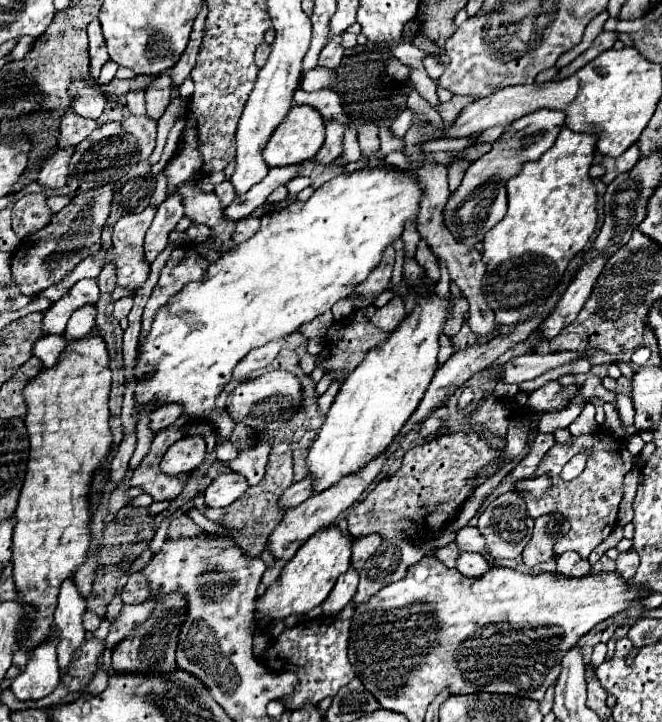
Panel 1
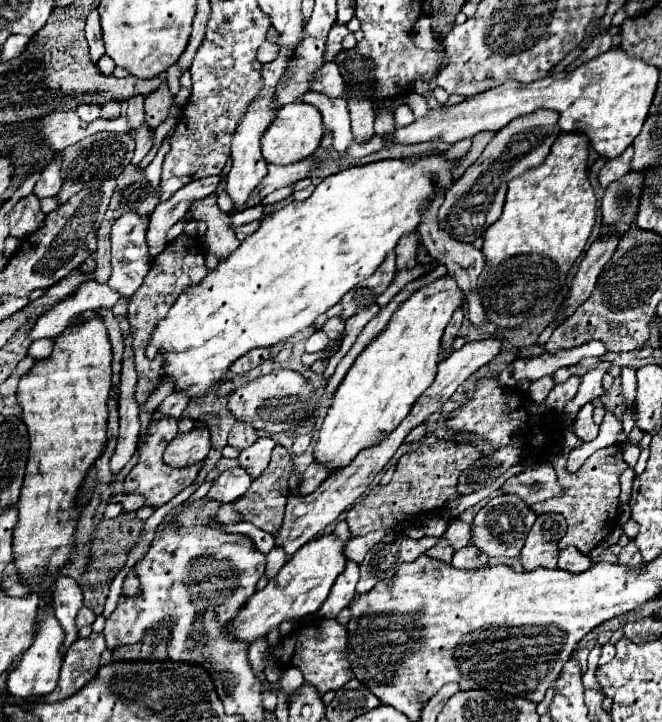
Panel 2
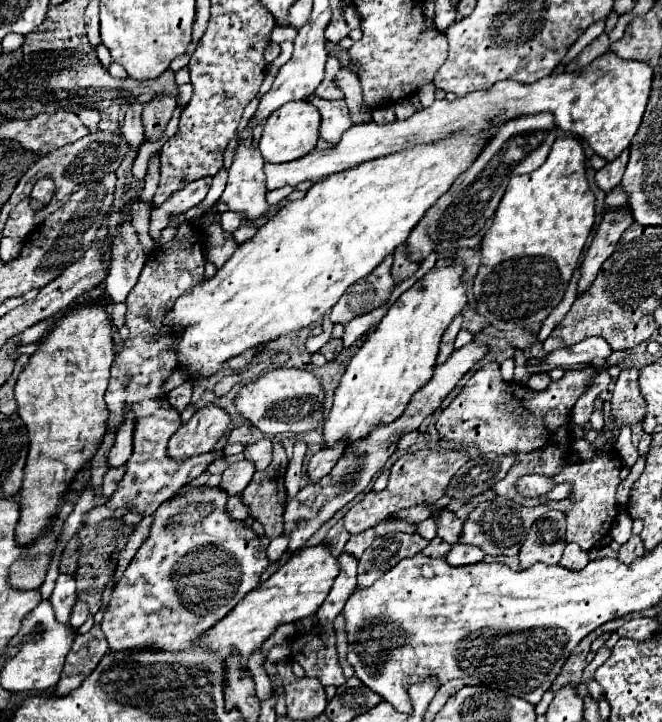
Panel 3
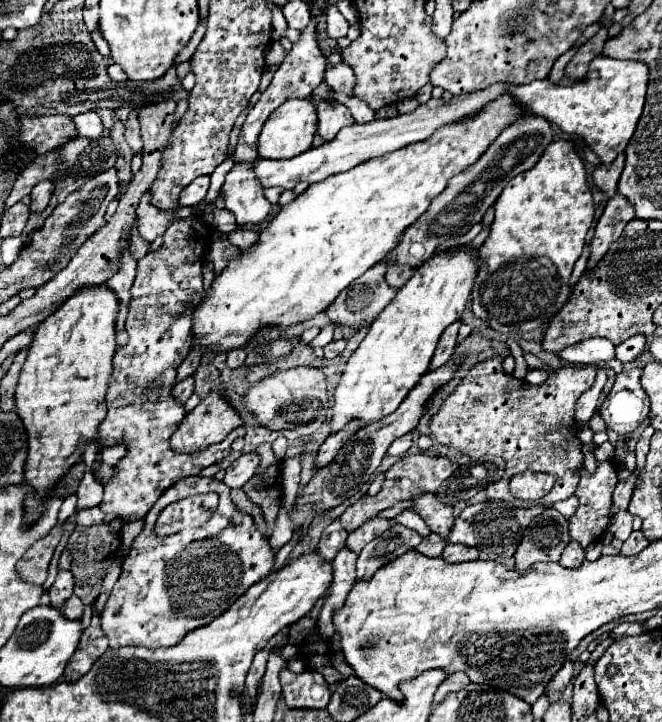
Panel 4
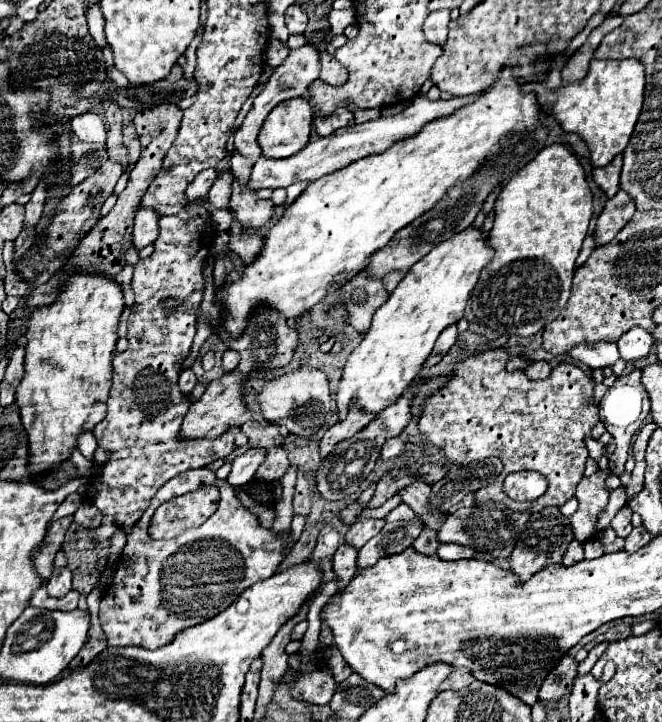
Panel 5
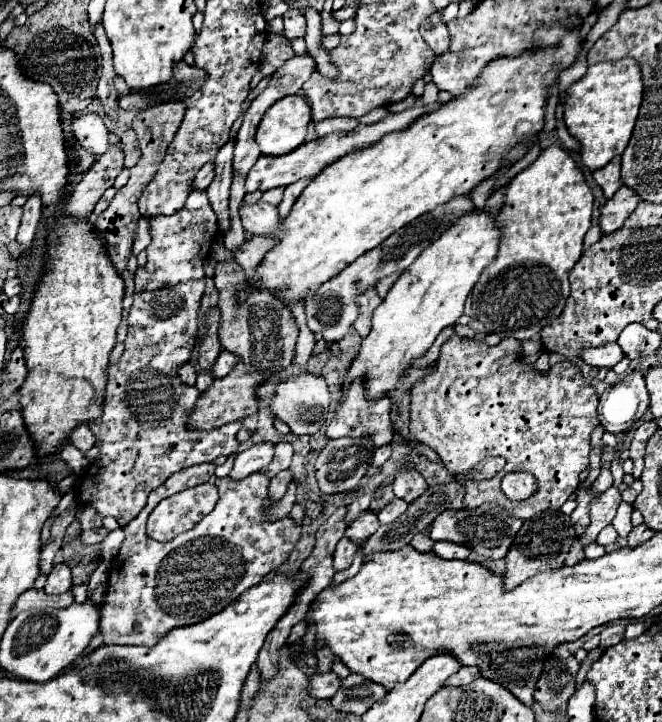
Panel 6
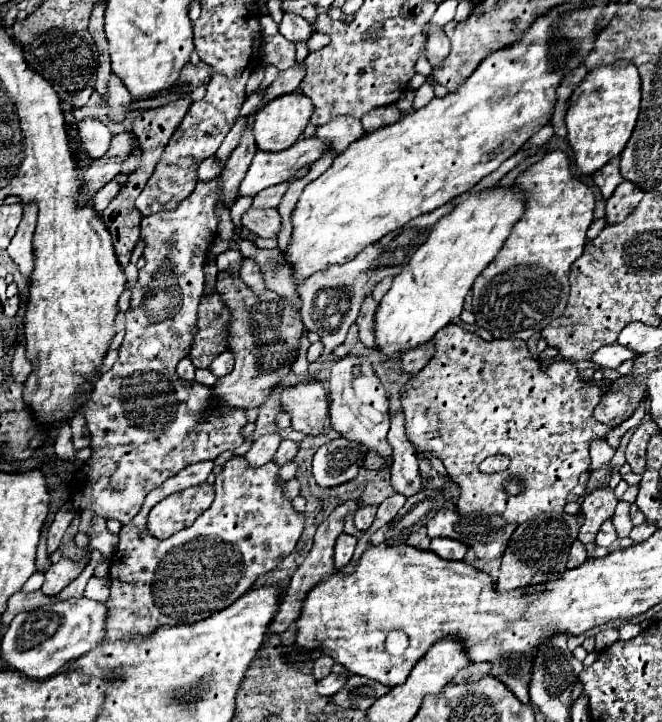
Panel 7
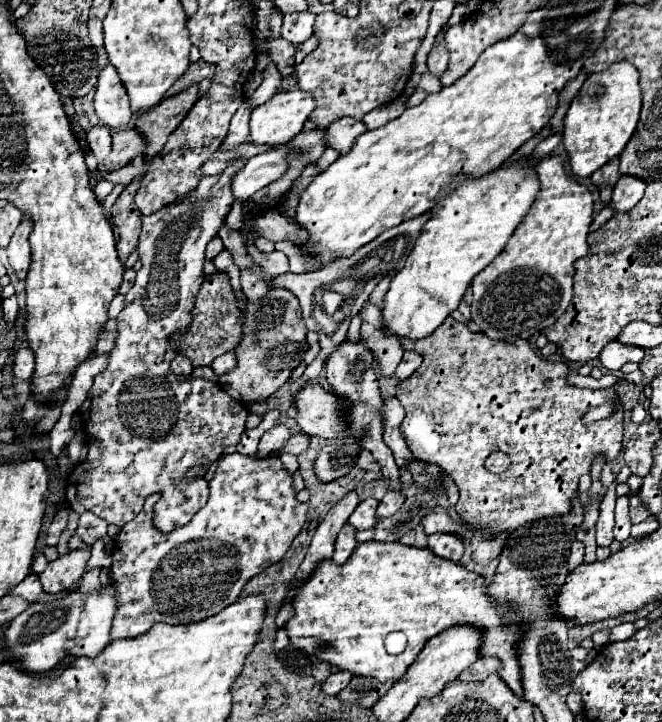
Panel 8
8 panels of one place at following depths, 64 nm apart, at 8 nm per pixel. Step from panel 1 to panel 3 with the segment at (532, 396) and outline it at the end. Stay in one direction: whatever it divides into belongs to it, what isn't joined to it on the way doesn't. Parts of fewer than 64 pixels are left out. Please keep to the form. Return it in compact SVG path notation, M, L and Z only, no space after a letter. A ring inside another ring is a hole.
M538 372L538 374L532 374L530 380L528 380L528 386L532 390L544 390L546 386L550 384L550 376L546 372Z

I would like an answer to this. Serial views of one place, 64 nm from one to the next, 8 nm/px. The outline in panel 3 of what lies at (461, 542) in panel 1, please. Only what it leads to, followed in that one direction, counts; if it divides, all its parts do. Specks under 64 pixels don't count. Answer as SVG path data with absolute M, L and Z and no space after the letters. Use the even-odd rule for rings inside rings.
M434 508L430 516L436 520L438 536L446 540L448 544L456 544L460 528L462 528L462 520L456 518L456 514L450 512L448 508Z

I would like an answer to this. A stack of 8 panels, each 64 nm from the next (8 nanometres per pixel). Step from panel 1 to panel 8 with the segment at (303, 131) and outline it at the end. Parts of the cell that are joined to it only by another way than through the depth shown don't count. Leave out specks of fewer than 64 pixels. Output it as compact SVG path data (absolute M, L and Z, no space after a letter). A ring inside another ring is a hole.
M280 90L268 102L264 102L264 104L260 104L260 106L256 106L252 110L250 140L256 142L256 144L268 144L268 146L286 144L302 130L302 126L308 120L312 110L314 110L314 100L312 100L310 92L304 92L304 90Z

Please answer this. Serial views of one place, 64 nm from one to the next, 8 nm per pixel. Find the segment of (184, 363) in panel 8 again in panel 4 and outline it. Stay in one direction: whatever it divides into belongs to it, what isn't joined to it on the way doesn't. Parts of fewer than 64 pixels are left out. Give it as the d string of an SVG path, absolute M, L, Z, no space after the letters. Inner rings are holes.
M192 376L180 380L180 382L174 386L174 390L172 390L174 398L176 398L178 402L182 402L182 404L188 400L188 396L190 396L192 392L194 392L194 378L192 378Z

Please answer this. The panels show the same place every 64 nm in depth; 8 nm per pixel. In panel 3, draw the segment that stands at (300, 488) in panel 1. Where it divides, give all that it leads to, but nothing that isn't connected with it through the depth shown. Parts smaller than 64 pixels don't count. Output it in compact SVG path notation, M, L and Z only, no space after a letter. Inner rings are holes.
M336 444L336 448L322 448L320 452L316 452L308 464L308 474L310 474L310 482L320 480L322 476L326 476L332 466L336 464L336 460L342 456L342 444Z

